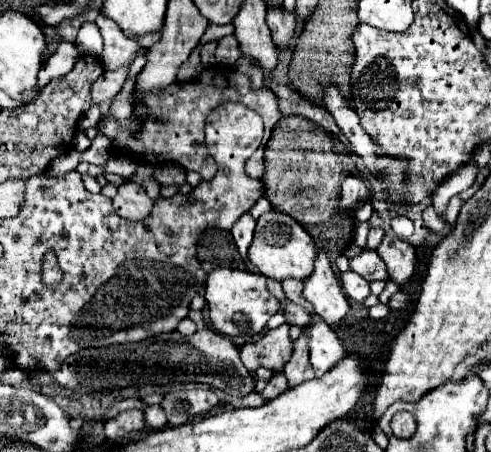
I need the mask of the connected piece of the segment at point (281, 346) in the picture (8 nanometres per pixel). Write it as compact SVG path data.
M280 325L264 333L258 341L240 345L240 359L248 371L264 367L272 373L284 369L292 357L292 339L288 335L288 325Z

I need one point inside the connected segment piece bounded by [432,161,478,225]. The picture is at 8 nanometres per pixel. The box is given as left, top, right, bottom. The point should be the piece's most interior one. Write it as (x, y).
(463, 178)

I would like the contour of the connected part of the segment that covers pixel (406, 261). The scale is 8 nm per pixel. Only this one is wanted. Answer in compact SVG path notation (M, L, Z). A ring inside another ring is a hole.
M386 235L378 247L378 255L386 263L390 271L390 279L396 281L398 285L404 285L412 277L416 253L414 253L414 247L404 239Z

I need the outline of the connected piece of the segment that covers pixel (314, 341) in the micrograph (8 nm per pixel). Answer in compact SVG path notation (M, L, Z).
M326 323L310 325L310 363L316 377L322 377L332 367L336 367L348 353L344 351L342 341Z

